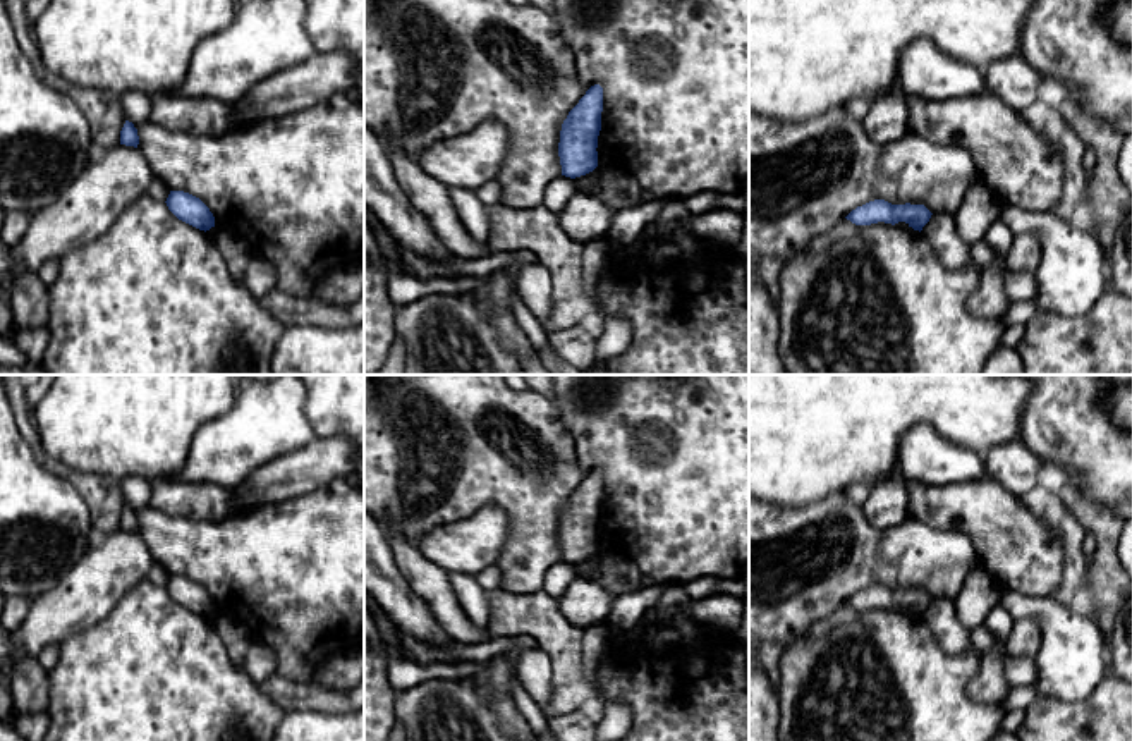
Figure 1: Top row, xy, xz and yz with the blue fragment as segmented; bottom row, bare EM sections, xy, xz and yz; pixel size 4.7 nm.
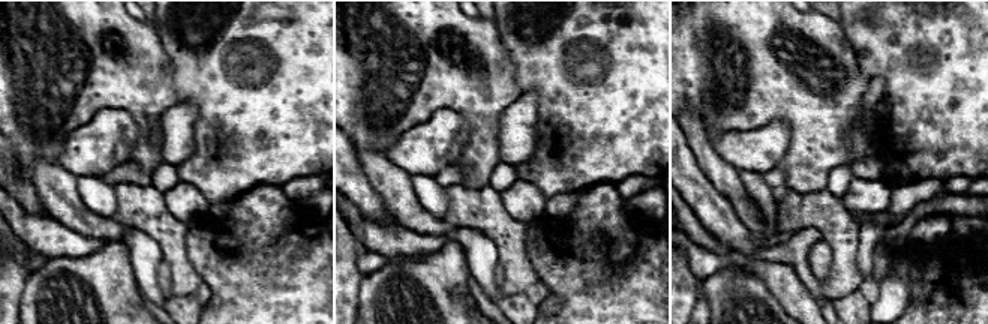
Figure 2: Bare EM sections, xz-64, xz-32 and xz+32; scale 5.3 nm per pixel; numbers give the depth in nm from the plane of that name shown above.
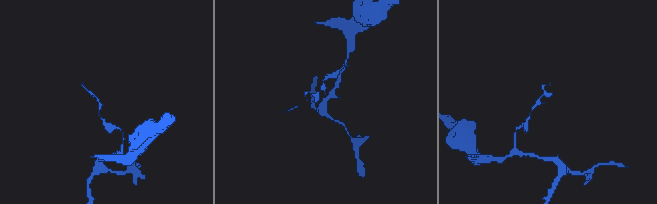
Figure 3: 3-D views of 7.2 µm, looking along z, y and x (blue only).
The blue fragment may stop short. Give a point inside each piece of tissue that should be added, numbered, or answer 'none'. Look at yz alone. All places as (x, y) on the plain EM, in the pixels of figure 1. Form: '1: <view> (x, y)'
none

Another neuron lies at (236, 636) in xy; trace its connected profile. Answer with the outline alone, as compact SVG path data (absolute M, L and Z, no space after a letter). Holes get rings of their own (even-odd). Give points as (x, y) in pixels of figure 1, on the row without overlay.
M218 615L213 624L227 648L230 660L237 667L242 667L246 653L251 643L256 640L256 636L244 624L227 615Z

